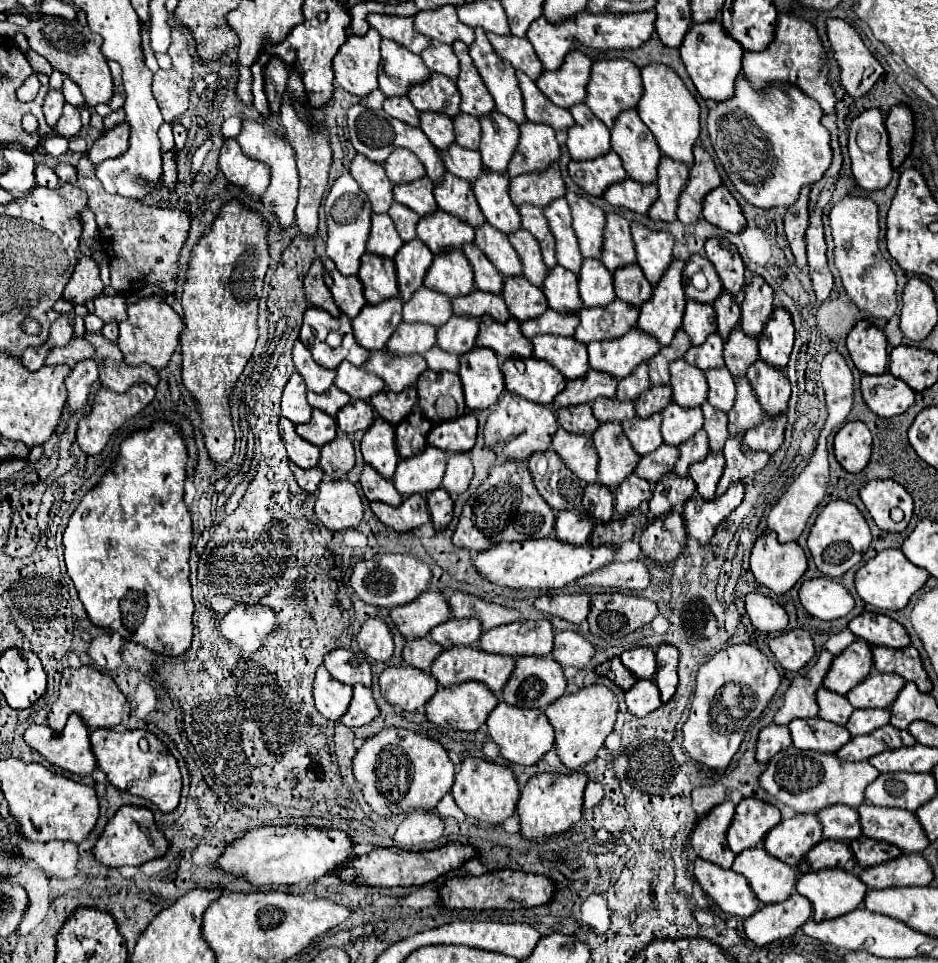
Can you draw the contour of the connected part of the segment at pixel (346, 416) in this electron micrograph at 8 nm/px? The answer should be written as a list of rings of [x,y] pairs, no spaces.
[[[353,400],[337,412],[339,430],[345,434],[355,434],[359,430],[367,430],[373,422],[373,408],[369,402]]]

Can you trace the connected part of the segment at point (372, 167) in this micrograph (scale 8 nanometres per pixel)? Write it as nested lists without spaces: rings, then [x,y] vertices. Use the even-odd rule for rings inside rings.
[[[357,154],[349,164],[351,176],[357,180],[361,190],[369,196],[373,212],[387,212],[393,202],[393,184],[387,180],[385,168],[379,162],[371,162],[365,156]]]

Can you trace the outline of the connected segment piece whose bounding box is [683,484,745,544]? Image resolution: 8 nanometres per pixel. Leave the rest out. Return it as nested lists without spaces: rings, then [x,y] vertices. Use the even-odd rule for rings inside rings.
[[[731,484],[731,488],[727,488],[723,496],[717,496],[713,500],[703,500],[695,492],[691,500],[685,502],[683,508],[687,534],[697,538],[701,544],[707,544],[715,528],[721,524],[721,520],[727,518],[741,504],[743,494],[745,494],[743,484]]]

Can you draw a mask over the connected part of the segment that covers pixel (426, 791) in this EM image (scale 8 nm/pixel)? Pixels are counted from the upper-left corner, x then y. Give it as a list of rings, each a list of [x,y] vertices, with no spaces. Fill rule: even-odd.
[[[385,728],[379,734],[371,736],[353,758],[353,774],[357,782],[363,784],[363,796],[367,804],[383,816],[411,812],[411,810],[433,810],[437,802],[451,790],[453,786],[453,762],[447,756],[447,750],[437,742],[423,734],[405,728]]]

